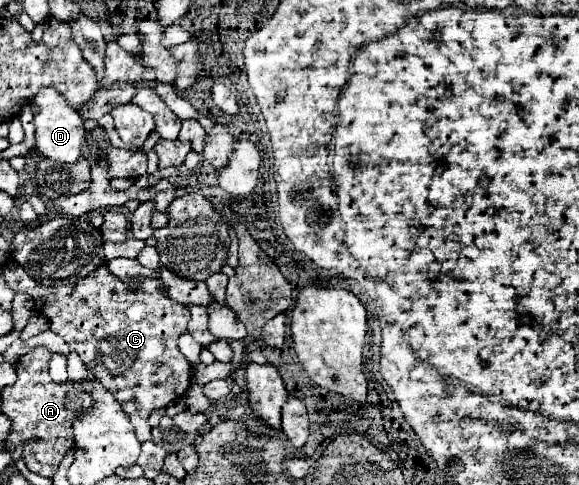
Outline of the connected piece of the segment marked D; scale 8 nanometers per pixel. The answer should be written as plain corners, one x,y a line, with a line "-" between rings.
42,88
38,96
32,100
34,114
42,112
42,122
36,122
36,148
42,156
60,160
60,162
76,162
82,156
82,140
86,136
82,116
76,108
72,108
64,94
54,88

